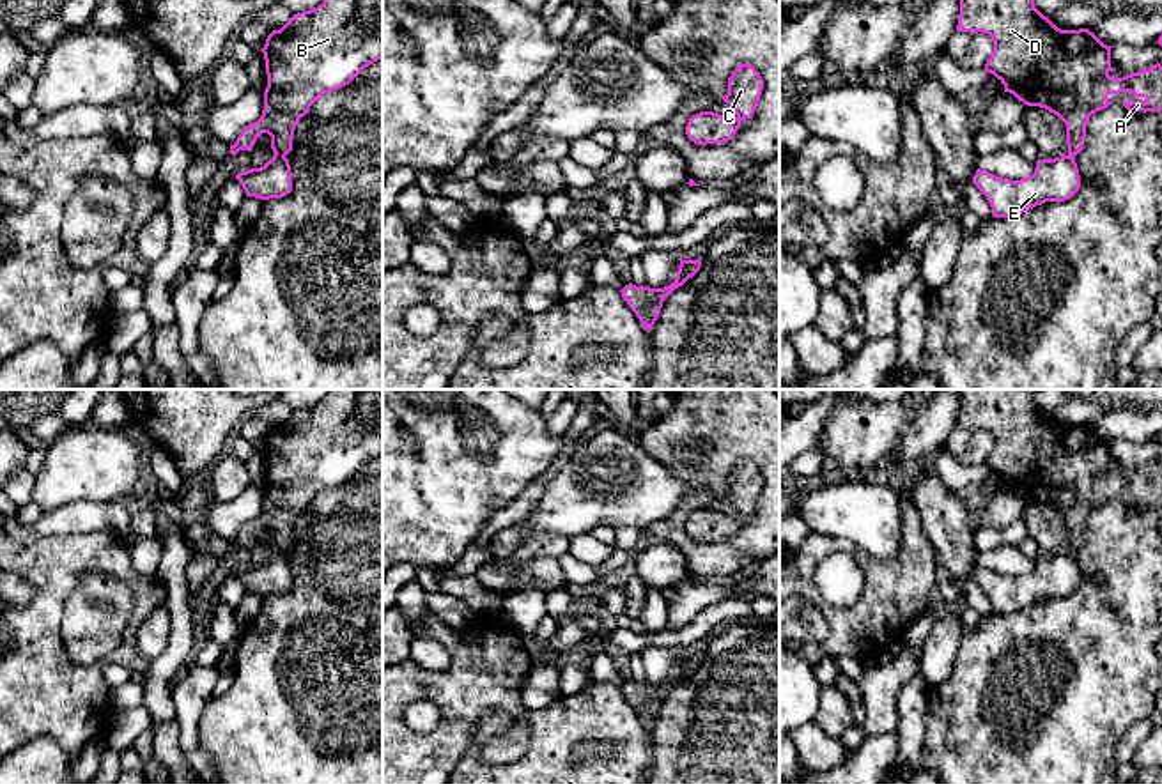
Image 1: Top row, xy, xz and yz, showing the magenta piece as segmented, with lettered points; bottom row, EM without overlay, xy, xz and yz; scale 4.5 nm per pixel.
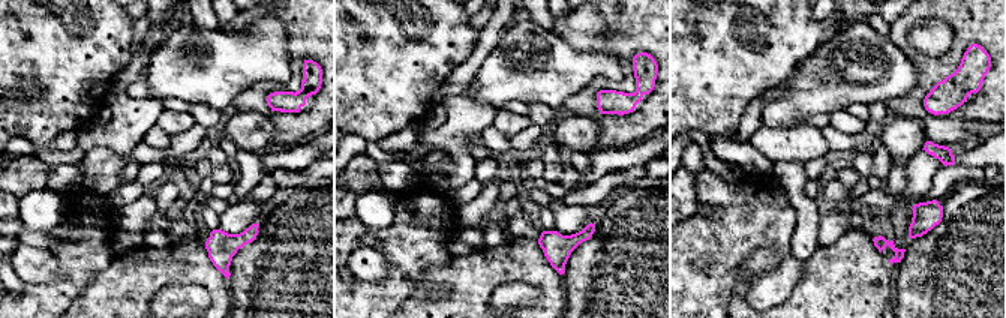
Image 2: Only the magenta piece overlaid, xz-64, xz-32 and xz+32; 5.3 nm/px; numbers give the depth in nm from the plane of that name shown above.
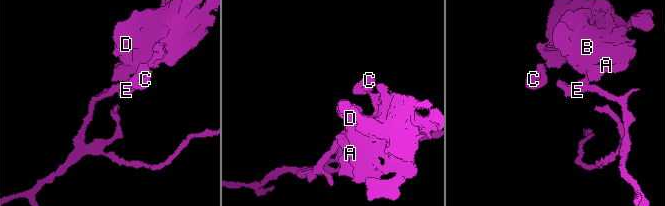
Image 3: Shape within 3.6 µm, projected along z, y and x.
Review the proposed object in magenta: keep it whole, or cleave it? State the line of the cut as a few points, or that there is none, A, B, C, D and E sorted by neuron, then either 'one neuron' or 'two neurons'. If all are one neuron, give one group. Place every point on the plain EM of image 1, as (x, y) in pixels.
cut xz (686, 675), (675, 678); groups A B C D / E; two neurons

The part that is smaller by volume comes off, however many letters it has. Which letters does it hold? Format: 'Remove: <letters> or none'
Remove: A, B, C, D

